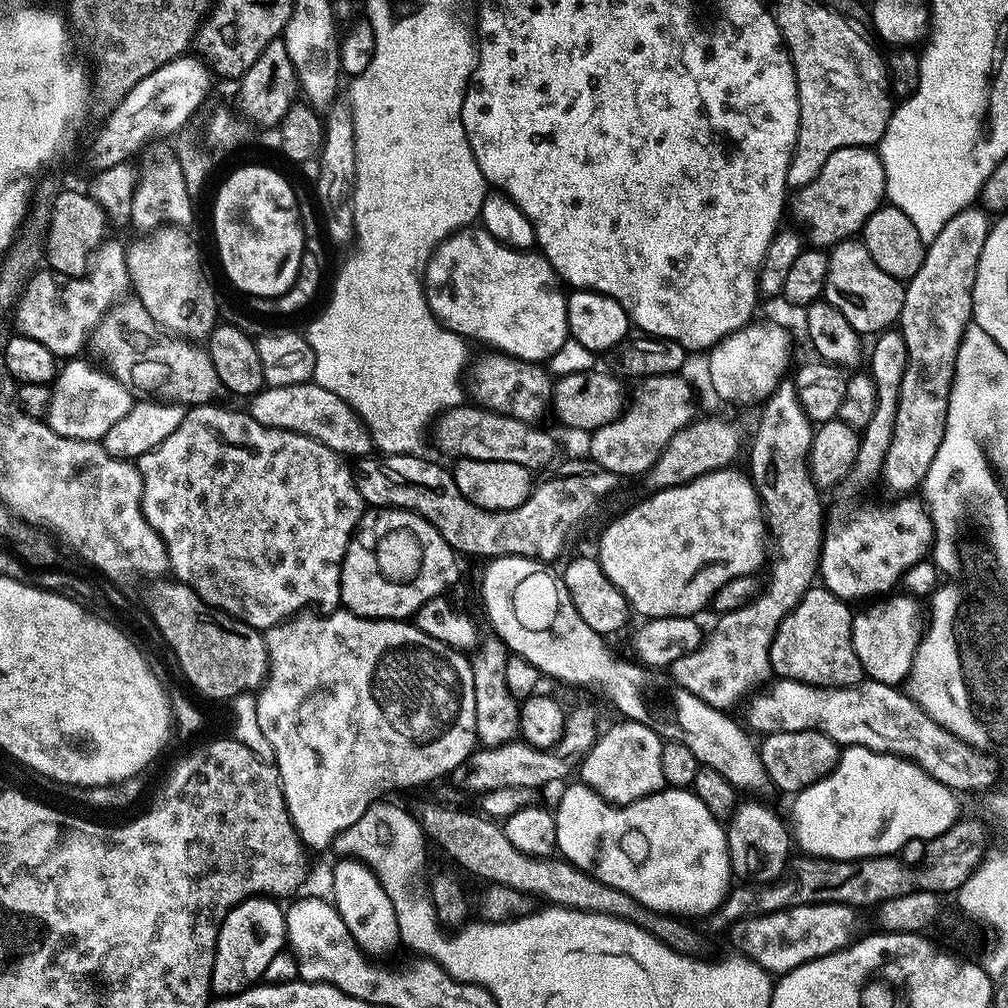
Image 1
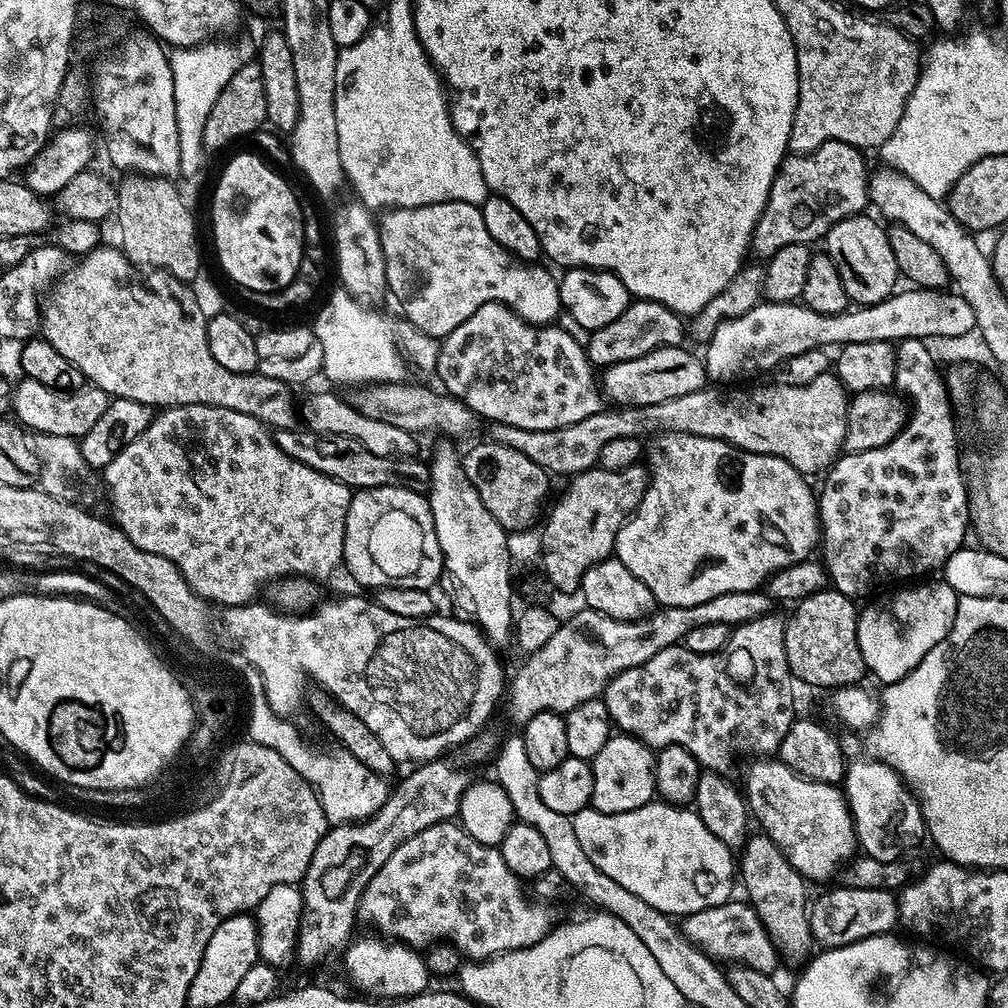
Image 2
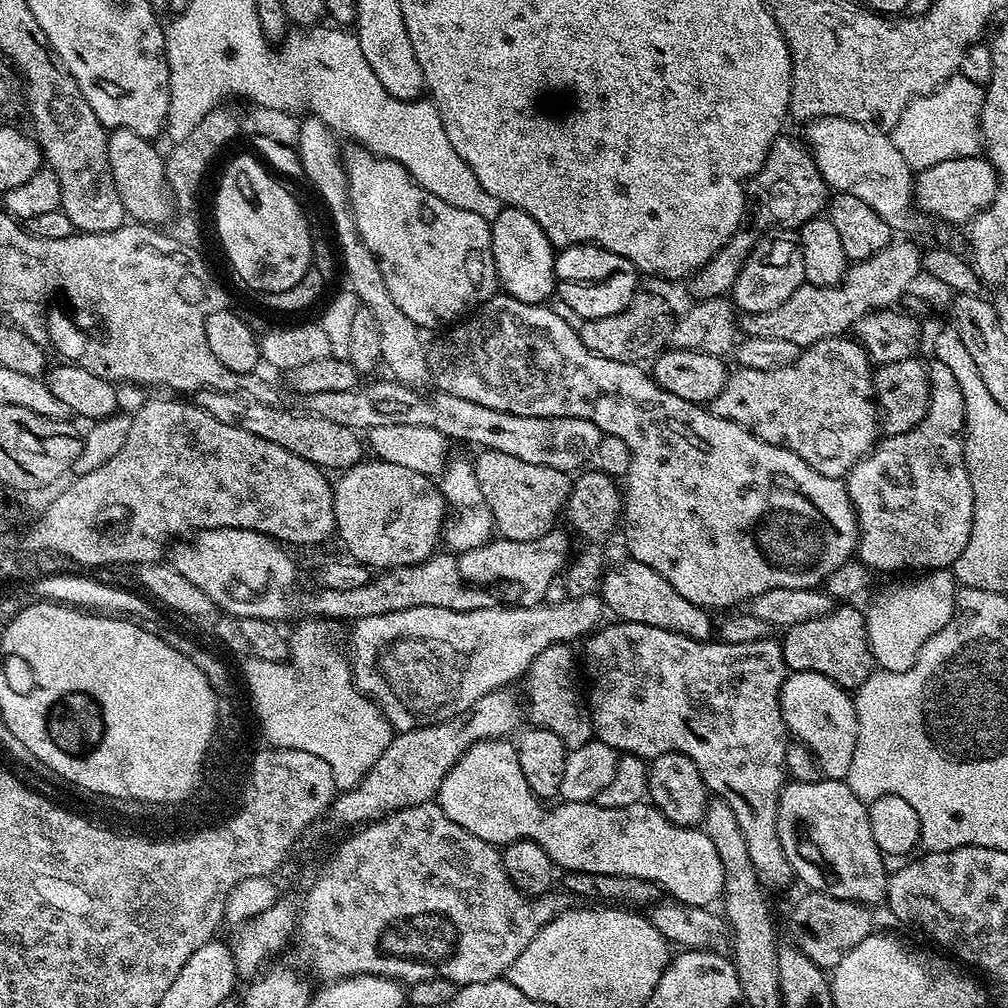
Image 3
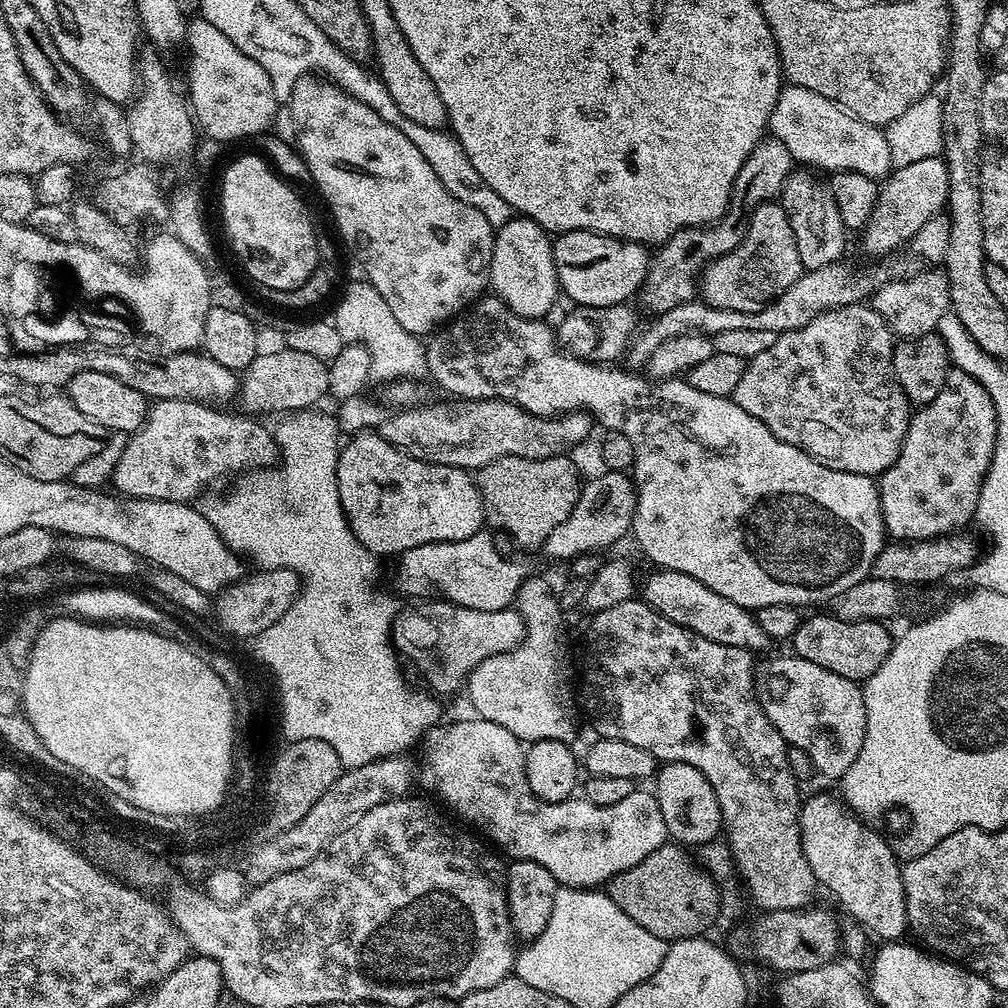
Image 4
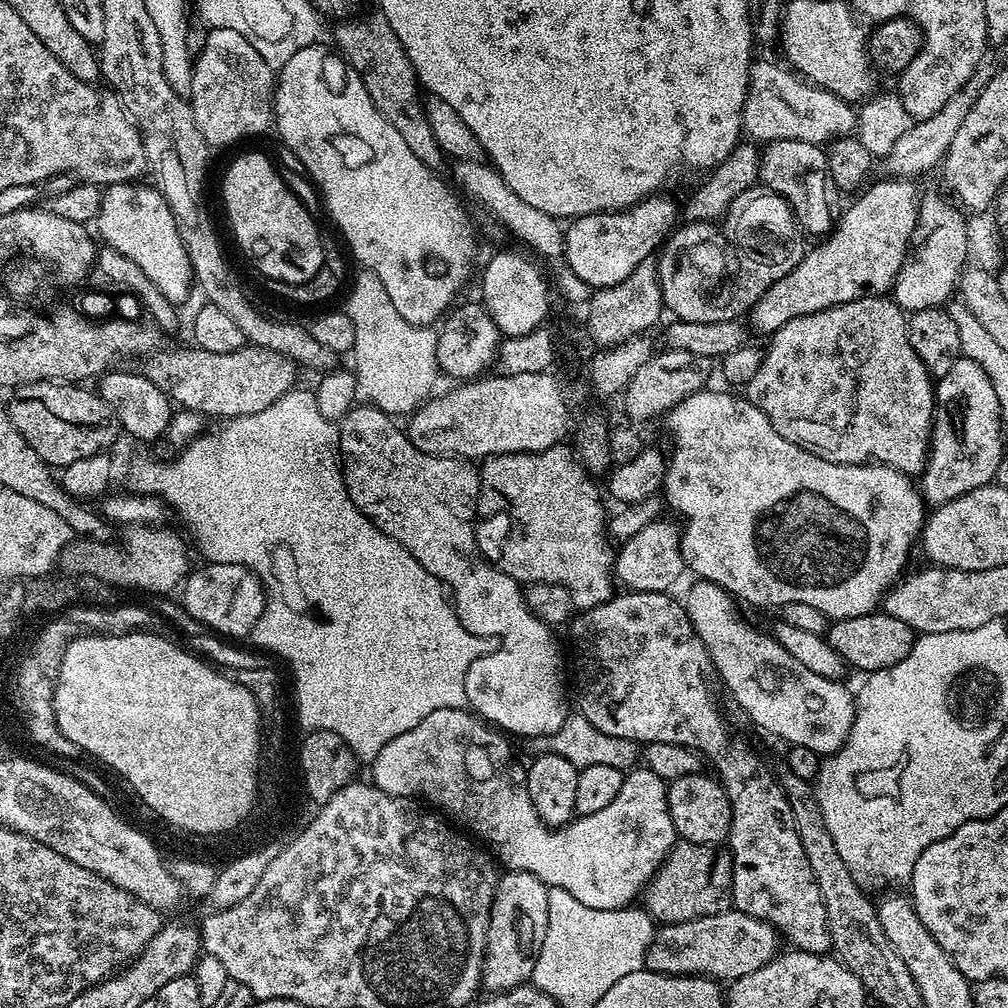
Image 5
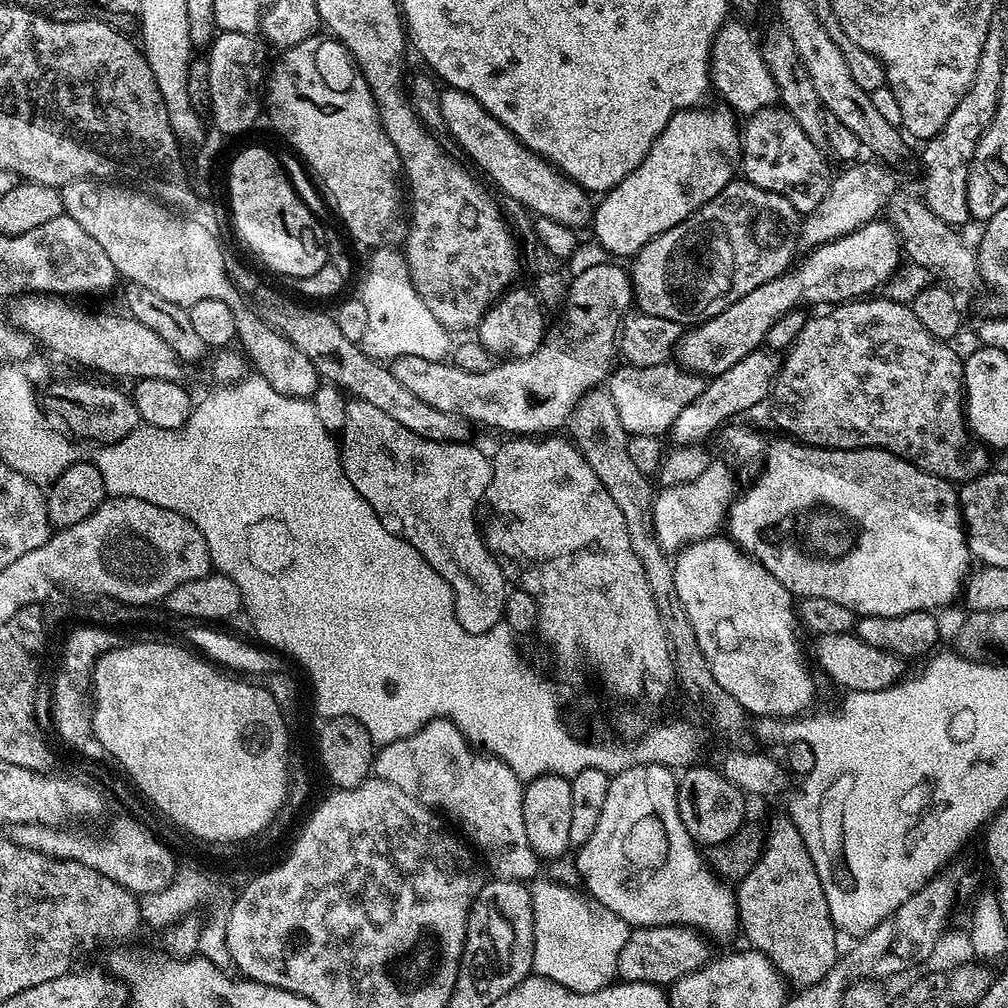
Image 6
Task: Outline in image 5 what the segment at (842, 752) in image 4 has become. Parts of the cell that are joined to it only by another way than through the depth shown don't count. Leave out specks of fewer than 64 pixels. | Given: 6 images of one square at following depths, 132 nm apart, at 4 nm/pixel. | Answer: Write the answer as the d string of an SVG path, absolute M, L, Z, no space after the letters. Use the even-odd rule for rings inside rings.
M697 579L696 585L688 592L688 597L683 597L684 609L688 611L690 622L707 646L712 659L712 667L715 675L724 679L730 695L736 699L736 704L761 728L780 740L785 740L785 745L807 746L814 750L822 758L827 758L833 752L837 752L846 742L850 734L850 726L854 722L856 713L856 701L853 693L848 693L847 683L822 678L822 674L813 674L806 670L802 662L797 662L790 650L786 650L776 640L775 635L759 632L748 620L740 617L737 601L722 586L718 586L709 580Z

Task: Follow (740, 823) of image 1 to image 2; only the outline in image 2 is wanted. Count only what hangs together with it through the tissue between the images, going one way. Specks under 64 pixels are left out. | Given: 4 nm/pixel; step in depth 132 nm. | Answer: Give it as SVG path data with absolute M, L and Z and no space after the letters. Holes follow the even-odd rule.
M767 834L759 835L749 835L748 843L738 856L738 876L744 879L747 903L752 905L762 926L770 934L779 959L783 963L785 960L788 964L807 965L814 955L809 885L798 869L785 858L780 847Z

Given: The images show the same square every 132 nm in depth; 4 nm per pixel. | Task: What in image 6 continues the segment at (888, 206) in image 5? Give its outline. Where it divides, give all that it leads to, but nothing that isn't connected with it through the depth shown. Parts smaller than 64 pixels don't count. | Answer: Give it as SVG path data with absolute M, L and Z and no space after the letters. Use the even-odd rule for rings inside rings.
M877 218L842 238L819 244L807 255L778 278L758 286L758 290L750 290L734 306L726 306L714 319L689 327L674 349L680 367L705 378L717 376L730 370L734 362L746 358L746 354L757 351L770 326L787 312L808 304L846 304L875 293L872 292L875 288L883 289L901 267L902 245L887 219Z

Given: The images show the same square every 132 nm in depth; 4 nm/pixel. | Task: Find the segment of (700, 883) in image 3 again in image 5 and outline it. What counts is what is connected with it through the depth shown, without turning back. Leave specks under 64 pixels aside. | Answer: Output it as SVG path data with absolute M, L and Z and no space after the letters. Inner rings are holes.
M464 708L434 710L434 714L426 714L426 718L422 718L414 730L406 730L406 734L390 738L390 742L378 750L378 758L370 764L370 780L391 796L425 796L429 800L427 803L437 804L432 806L441 813L453 812L465 824L463 827L469 833L480 832L479 839L488 840L487 847L501 865L505 864L505 869L534 874L534 878L549 888L561 888L574 894L580 907L585 910L629 907L635 901L632 899L635 896L637 899L644 892L649 880L659 870L660 864L678 839L668 809L666 781L645 766L633 767L625 775L622 790L618 790L618 798L614 798L610 806L602 806L598 814L576 816L561 828L550 828L540 820L538 810L534 810L534 802L530 802L525 765L516 761L507 739L509 737L497 731L492 724Z

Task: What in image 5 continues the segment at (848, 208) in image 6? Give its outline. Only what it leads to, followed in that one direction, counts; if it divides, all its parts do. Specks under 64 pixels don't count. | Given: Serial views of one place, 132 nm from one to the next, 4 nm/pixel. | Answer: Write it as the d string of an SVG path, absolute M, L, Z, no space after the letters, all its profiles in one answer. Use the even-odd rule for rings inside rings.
M988 62L980 63L966 82L966 86L962 86L962 90L958 90L958 94L954 94L954 98L950 98L950 102L946 102L942 110L938 110L938 114L934 114L928 120L917 120L909 126L906 134L902 134L898 142L894 142L894 150L890 150L890 154L882 157L882 164L888 171L885 173L892 178L917 178L916 176L922 175L923 172L930 171L935 164L937 167L950 150L950 142L954 142L954 134L958 134L962 122L966 122L966 114L970 114L970 106L978 102L978 94L982 94L982 90L993 75L994 68L991 68Z

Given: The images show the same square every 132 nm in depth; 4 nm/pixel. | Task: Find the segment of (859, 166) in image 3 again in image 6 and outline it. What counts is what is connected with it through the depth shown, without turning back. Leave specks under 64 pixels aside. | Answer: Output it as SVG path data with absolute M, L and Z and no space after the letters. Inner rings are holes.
M725 21L712 43L712 54L709 60L709 81L722 94L723 98L735 113L749 116L759 109L773 107L779 96L777 84L770 77L769 68L762 58L759 41L742 24Z

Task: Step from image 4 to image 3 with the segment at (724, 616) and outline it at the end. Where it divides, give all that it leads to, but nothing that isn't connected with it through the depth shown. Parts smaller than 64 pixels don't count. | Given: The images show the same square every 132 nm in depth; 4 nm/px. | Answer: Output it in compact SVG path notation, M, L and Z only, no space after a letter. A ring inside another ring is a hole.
M631 558L625 559L625 564L612 568L603 573L598 595L604 601L604 607L613 617L642 622L646 626L658 626L662 630L677 632L695 640L711 641L714 636L714 620L710 617L709 609L699 608L694 602L682 598L658 570L650 570L642 562Z

